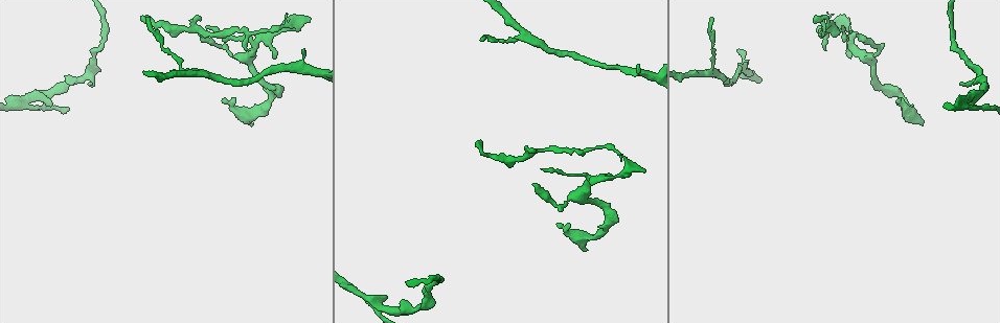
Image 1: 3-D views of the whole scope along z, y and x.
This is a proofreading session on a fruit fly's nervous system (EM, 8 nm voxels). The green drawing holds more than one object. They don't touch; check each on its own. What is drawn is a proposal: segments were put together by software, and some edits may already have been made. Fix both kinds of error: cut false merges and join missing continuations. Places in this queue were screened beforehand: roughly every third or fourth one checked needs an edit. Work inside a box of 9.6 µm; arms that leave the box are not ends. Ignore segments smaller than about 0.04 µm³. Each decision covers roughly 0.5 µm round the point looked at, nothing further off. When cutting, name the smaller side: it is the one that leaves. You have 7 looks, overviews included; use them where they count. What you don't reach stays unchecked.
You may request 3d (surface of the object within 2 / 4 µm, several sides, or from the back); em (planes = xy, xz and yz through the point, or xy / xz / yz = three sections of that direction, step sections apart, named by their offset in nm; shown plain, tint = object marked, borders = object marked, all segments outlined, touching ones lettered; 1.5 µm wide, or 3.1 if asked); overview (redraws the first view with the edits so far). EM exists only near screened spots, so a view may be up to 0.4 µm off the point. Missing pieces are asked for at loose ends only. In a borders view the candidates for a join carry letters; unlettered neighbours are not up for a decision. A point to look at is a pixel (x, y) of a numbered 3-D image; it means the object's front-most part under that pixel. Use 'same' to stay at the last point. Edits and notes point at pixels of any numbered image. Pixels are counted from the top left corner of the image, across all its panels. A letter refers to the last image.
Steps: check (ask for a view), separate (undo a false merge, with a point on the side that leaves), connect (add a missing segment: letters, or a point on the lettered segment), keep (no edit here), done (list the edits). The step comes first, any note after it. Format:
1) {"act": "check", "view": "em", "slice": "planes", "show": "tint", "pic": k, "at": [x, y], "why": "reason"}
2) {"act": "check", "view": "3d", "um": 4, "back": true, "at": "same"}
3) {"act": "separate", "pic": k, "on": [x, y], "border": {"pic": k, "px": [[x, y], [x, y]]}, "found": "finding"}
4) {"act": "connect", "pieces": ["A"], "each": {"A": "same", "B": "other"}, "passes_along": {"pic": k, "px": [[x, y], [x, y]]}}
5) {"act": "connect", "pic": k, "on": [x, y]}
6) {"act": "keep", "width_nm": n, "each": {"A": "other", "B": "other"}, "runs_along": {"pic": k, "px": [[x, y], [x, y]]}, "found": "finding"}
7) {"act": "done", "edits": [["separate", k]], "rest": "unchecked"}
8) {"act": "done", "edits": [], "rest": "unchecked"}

{"act": "check", "view": "3d", "um": 4, "back": true, "pic": 1, "at": [275, 59], "why": "free end"}

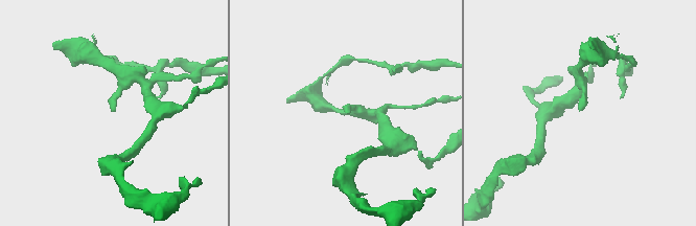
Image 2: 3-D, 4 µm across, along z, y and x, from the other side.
{"act": "check", "view": "em", "slice": "yz", "step": 4, "show": "tint", "pic": 2, "at": [582, 110]}

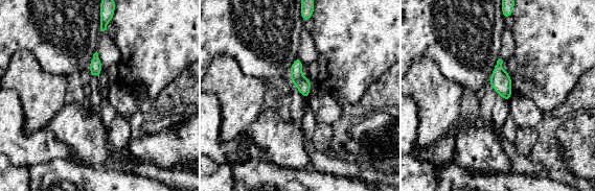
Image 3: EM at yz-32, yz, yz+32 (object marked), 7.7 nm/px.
{"act": "check", "view": "em", "slice": "xy", "step": 8, "show": "borders", "at": "same", "why": "another direction"}

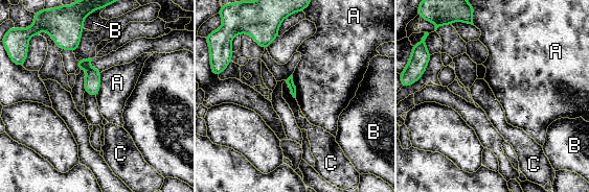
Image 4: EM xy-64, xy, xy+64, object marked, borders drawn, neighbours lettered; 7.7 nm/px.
{"act": "keep", "each": {"A": "other", "B": "other", "C": "other"}, "border": {"pic": 4, "px": [[102, 72], [96, 97]]}, "found": "no lettered segment goes on from it"}

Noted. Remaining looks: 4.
{"act": "check", "view": "3d", "um": 2, "back": true, "pic": 1, "at": [144, 21], "why": "tapers out"}

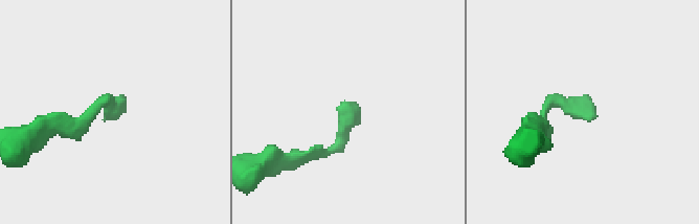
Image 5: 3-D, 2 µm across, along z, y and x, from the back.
{"act": "check", "view": "em", "slice": "xz", "step": 4, "show": "tint", "pic": 5, "at": [341, 106], "why": "need the tissue"}

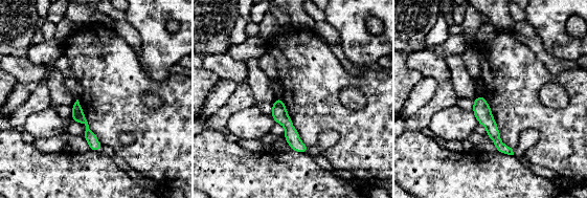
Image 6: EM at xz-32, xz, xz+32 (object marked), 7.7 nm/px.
{"act": "check", "view": "em", "slice": "planes", "show": "borders", "at": "same", "why": "cut it another way"}

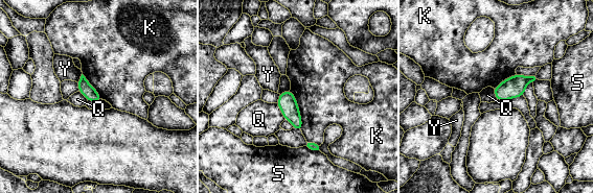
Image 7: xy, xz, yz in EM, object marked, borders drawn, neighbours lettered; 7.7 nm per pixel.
{"act": "keep", "width_nm": 100, "each": {"K": "other", "Q": "other", "S": "other", "Y": "other"}, "border": {"pic": 7, "px": [[290, 90], [299, 111], [301, 129]]}, "found": "none of them fits"}

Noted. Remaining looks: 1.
{"act": "done", "edits": [], "rest": "unchecked"}

